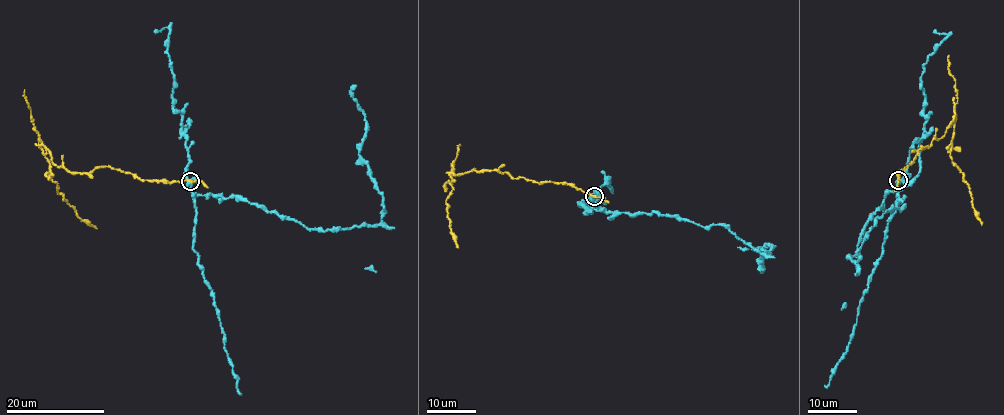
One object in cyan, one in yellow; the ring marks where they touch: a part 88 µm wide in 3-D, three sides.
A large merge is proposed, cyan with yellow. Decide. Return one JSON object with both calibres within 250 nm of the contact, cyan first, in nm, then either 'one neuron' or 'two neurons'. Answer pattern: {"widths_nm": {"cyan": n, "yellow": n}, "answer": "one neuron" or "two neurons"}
{"widths_nm": {"cyan": 400, "yellow": 180}, "answer": "two neurons"}

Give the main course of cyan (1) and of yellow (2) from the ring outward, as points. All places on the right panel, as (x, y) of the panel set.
1: (898, 180), (904, 199), (847, 258), (858, 268), (864, 225), (884, 196), (919, 173), (915, 139)
2: (898, 180), (898, 173), (922, 146), (921, 149), (941, 138), (954, 117), (950, 154), (967, 184), (981, 225)

